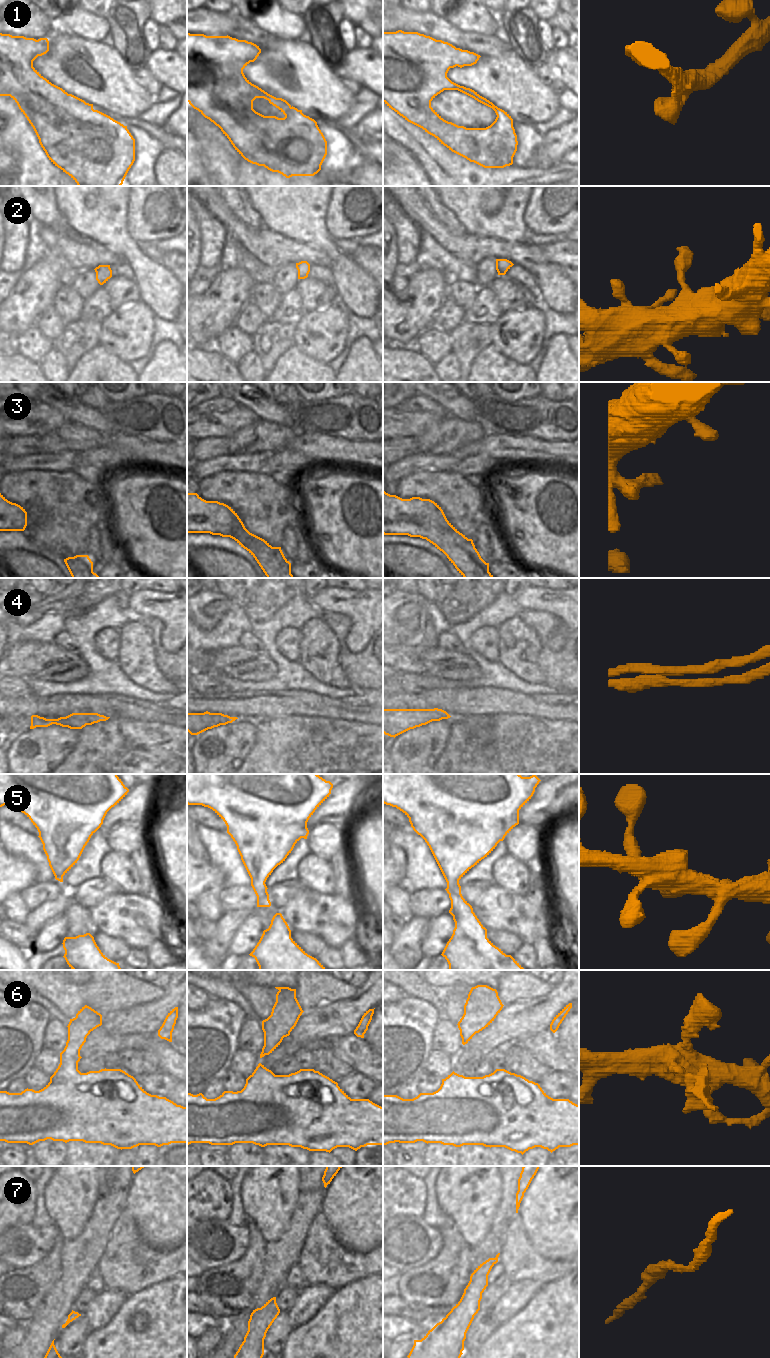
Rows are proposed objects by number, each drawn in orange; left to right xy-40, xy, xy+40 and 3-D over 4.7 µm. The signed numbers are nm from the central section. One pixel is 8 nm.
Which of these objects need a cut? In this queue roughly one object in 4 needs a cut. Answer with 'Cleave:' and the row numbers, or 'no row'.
Cleave: 4, 6

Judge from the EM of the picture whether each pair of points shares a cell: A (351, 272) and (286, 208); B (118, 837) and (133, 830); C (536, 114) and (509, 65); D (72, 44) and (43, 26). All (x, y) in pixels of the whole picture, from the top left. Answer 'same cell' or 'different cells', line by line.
A: same cell
B: same cell
C: same cell
D: different cells

